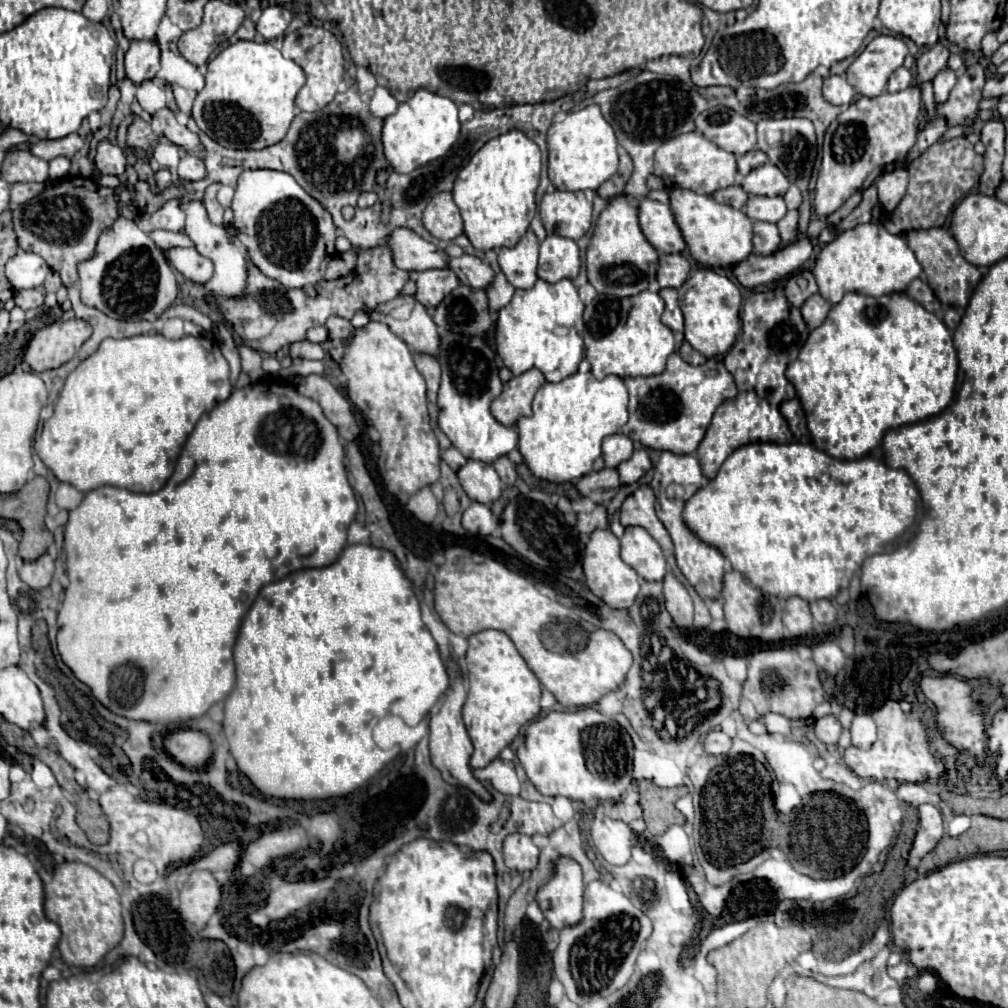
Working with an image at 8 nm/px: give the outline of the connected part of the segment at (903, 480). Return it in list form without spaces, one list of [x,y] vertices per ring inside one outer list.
[[[756,442],[756,444],[746,444],[746,446],[738,448],[736,452],[732,452],[728,456],[728,460],[722,464],[722,468],[718,470],[716,478],[710,480],[708,486],[700,488],[700,492],[696,492],[696,496],[692,496],[692,500],[688,500],[688,504],[684,506],[684,522],[688,524],[688,528],[692,528],[692,532],[696,532],[696,536],[700,536],[700,540],[708,540],[708,544],[712,544],[714,548],[720,548],[720,554],[724,558],[728,558],[732,568],[738,570],[742,576],[746,576],[752,586],[756,586],[762,592],[772,594],[776,598],[786,600],[792,596],[800,596],[808,602],[814,602],[820,598],[834,598],[840,592],[840,588],[848,586],[852,574],[860,570],[864,558],[882,552],[886,544],[894,542],[914,522],[918,498],[920,498],[920,494],[918,494],[912,478],[904,470],[886,468],[880,460],[874,460],[874,458],[836,460],[836,458],[828,456],[826,452],[818,450],[812,443]]]

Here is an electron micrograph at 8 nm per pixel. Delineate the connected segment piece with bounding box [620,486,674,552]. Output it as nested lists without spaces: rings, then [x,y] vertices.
[[[640,486],[624,500],[620,508],[620,524],[624,526],[625,532],[628,526],[642,526],[664,552],[672,552],[674,548],[668,530],[656,516],[656,498],[650,486]]]

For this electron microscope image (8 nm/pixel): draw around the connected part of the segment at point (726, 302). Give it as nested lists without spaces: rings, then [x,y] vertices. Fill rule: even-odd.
[[[712,268],[696,270],[678,288],[678,306],[684,314],[684,336],[692,348],[706,358],[726,354],[732,348],[736,334],[740,332],[740,304],[740,288],[724,272]]]

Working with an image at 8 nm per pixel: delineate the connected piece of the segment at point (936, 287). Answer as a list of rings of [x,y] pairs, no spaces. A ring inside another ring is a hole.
[[[928,228],[928,230],[912,230],[906,232],[906,242],[914,250],[918,262],[922,264],[922,270],[926,274],[926,280],[930,288],[934,290],[936,298],[942,304],[950,304],[956,308],[966,308],[972,290],[976,290],[976,284],[980,282],[982,274],[974,264],[968,264],[964,256],[958,250],[958,244],[954,236],[946,228]]]

